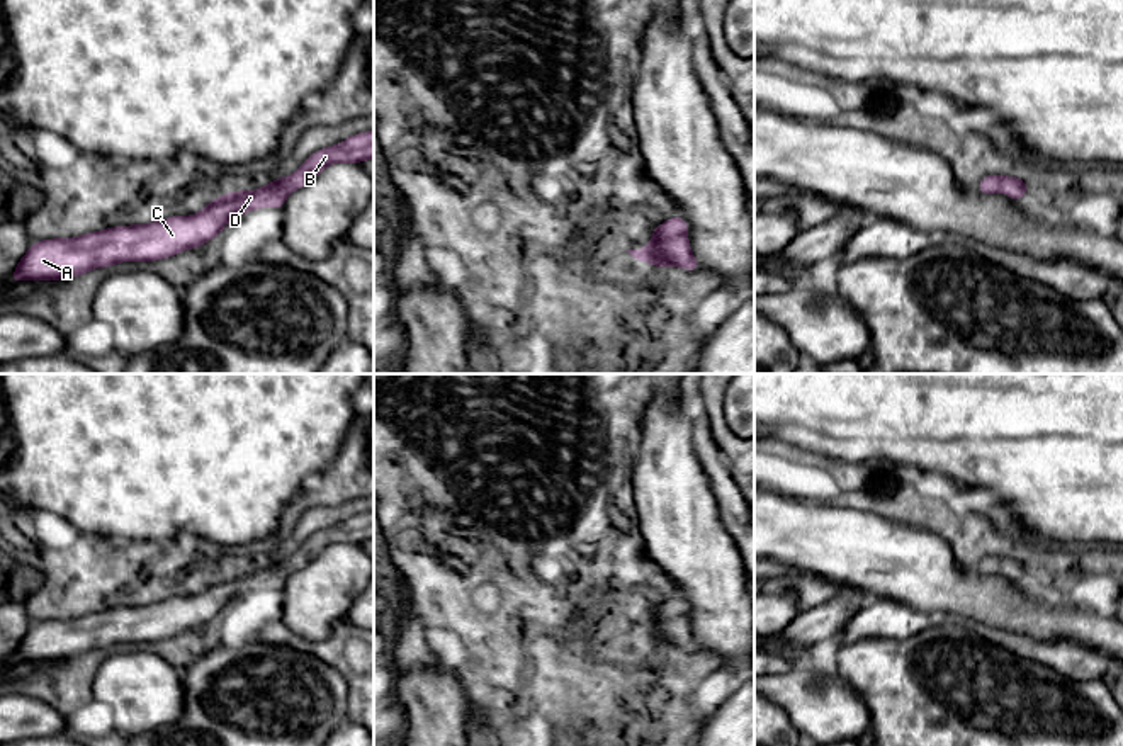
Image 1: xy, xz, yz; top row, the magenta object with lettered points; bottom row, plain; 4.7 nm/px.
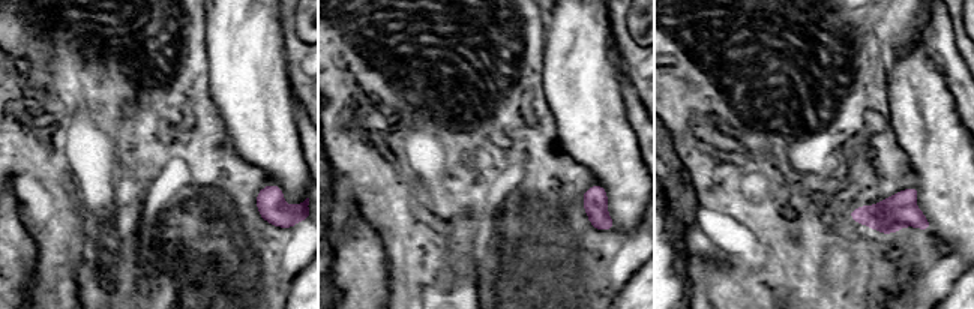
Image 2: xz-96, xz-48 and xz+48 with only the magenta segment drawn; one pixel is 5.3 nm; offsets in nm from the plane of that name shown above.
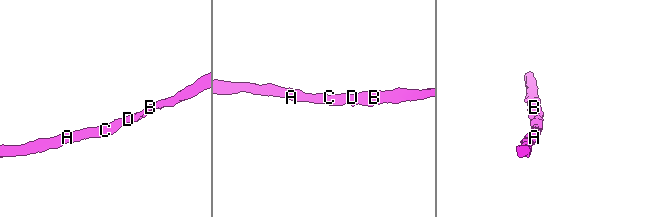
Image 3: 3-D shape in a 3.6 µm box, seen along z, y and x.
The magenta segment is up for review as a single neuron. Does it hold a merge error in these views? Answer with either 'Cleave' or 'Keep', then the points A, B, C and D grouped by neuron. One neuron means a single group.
Keep. Groups: A B C D

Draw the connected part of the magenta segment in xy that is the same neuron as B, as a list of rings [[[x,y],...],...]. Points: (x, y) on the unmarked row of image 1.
[[[374,511],[314,532],[292,556],[275,559],[257,571],[228,573],[190,596],[172,596],[141,607],[116,607],[75,619],[41,620],[17,642],[10,663],[59,661],[85,656],[121,642],[156,642],[217,619],[233,600],[260,588],[282,590],[287,576],[299,571],[328,545],[362,544],[374,539]]]

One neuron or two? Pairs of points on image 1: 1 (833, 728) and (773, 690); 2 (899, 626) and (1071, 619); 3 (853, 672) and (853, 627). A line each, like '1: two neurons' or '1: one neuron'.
1: one neuron
2: two neurons
3: two neurons

